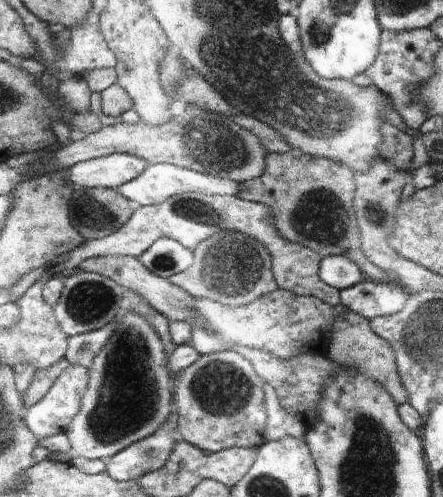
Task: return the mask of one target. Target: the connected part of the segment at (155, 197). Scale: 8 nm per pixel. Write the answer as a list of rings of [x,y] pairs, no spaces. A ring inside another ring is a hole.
[[[155,163],[147,165],[146,169],[136,179],[121,185],[118,188],[126,199],[134,202],[137,206],[156,205],[166,201],[168,198],[180,195],[181,193],[198,192],[203,194],[226,194],[226,196],[236,196],[238,194],[238,184],[228,180],[228,178],[218,178],[210,176],[209,173],[198,173],[191,169],[167,163]]]

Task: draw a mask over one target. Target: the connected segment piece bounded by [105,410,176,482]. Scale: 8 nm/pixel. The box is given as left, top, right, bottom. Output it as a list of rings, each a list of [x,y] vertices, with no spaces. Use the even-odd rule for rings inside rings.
[[[174,410],[153,434],[130,444],[106,461],[105,472],[116,481],[138,481],[146,474],[160,470],[174,450]]]

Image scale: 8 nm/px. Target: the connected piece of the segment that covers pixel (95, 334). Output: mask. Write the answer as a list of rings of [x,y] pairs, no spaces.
[[[116,316],[112,322],[99,330],[68,338],[68,352],[65,358],[71,366],[80,364],[88,370],[91,368],[94,358],[98,356],[98,350],[109,342],[113,330],[117,328],[115,320],[118,317]]]

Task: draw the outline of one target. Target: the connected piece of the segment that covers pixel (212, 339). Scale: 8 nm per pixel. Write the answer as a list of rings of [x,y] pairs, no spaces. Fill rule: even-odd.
[[[276,290],[240,308],[228,308],[208,298],[194,298],[192,310],[196,312],[198,322],[202,320],[208,322],[208,326],[202,328],[198,322],[190,320],[194,328],[192,328],[192,336],[188,344],[198,354],[220,352],[232,346],[246,346],[246,348],[268,350],[270,354],[276,354],[278,358],[284,358],[284,360],[298,356],[302,352],[300,350],[302,342],[304,344],[312,342],[314,334],[322,334],[328,344],[334,324],[338,318],[344,317],[349,312],[342,304],[330,305],[316,297],[297,296],[288,290]],[[308,334],[310,334],[310,340],[306,340]]]

